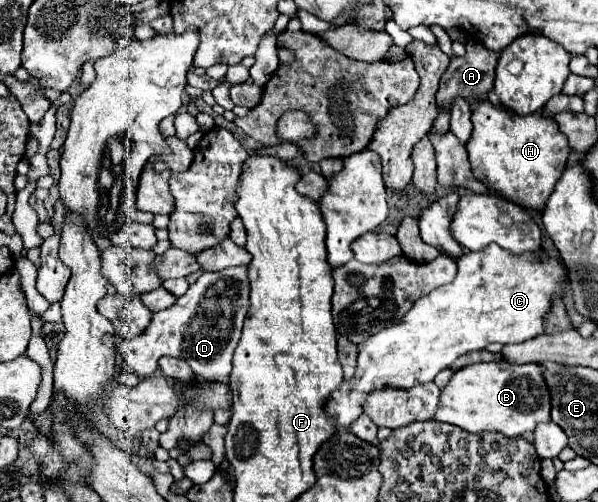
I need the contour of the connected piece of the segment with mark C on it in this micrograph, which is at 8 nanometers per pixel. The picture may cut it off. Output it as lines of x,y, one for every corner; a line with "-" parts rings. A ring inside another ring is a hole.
492,244
480,252
466,252
458,260
458,274
450,284
444,284
432,294
414,302
412,310
398,322
386,330
380,330
368,338
368,342
360,342
358,346
358,366
356,374
350,382
342,382
338,390
330,394
330,400
324,402
328,418
336,420
336,430
348,430
348,426
364,412
362,406
370,392
380,388
402,388
408,390
416,384
432,382
434,376
448,368
458,356
482,350
490,342
500,344
518,344
528,338
536,338
544,332
542,318
550,310
550,298
560,296
562,284
568,278
568,270
560,258
536,258
532,252
528,254
510,254
508,250

